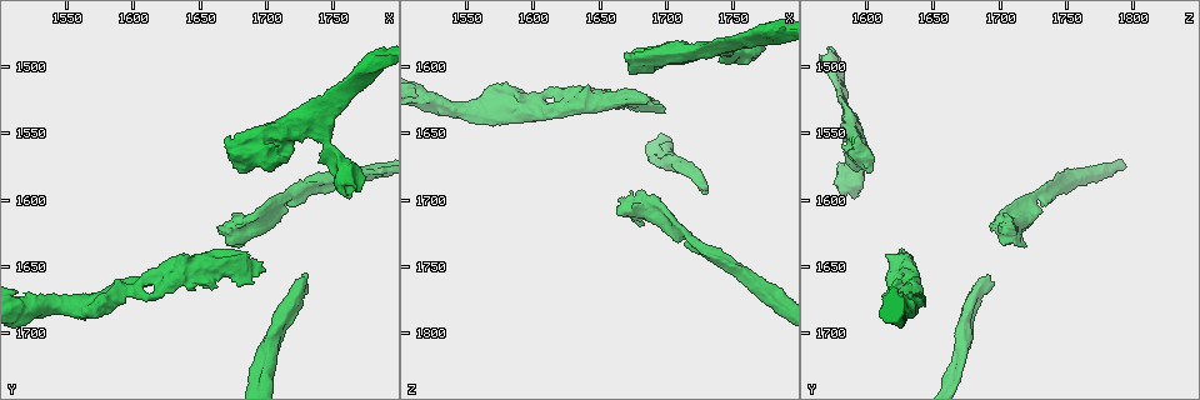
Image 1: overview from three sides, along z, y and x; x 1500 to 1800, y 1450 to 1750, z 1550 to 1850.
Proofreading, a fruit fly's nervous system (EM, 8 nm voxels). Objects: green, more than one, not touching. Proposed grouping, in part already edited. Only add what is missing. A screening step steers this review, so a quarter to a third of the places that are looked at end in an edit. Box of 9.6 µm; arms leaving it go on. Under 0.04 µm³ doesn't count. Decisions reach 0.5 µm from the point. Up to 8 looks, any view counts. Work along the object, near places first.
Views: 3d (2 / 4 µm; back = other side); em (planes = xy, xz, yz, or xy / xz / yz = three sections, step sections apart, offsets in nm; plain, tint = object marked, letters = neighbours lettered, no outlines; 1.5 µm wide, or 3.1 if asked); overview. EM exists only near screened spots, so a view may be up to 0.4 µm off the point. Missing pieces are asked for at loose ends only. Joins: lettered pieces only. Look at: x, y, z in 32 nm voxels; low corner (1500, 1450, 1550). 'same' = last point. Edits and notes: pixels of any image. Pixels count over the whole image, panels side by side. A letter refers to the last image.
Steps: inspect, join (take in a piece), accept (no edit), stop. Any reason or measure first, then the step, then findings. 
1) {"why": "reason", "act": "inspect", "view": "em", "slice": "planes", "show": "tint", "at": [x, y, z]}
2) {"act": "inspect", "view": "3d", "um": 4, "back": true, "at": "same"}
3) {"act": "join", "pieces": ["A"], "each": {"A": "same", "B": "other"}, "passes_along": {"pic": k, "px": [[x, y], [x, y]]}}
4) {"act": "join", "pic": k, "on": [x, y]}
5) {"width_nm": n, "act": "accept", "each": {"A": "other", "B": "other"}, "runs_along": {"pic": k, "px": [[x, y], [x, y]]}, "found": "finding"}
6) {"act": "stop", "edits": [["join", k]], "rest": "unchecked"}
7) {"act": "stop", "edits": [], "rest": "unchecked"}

{"why": "stops while still wide", "act": "inspect", "view": "em", "slice": "planes", "show": "plain", "at": [1670, 1552, 1596]}

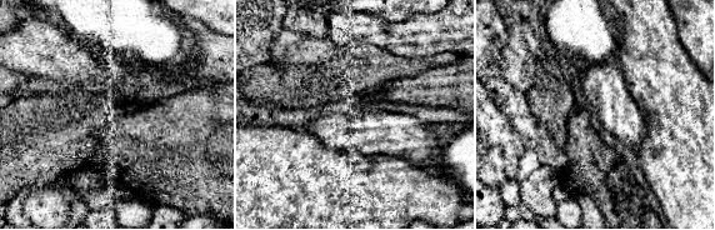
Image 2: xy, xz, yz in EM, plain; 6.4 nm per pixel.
{"act": "inspect", "view": "em", "slice": "planes", "show": "letters", "at": "same"}

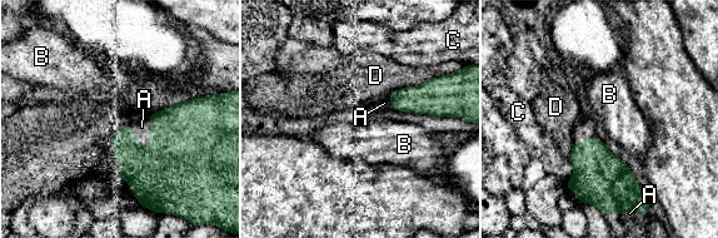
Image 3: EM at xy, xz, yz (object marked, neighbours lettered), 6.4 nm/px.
{"act": "accept", "each": {"A": "other", "B": "other", "C": "other", "D": "other"}, "found": "none of them fits"}

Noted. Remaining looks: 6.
{"why": "thin end", "act": "inspect", "view": "em", "slice": "xz", "step": 4, "show": "tint", "at": [1766, 1590, 1578]}

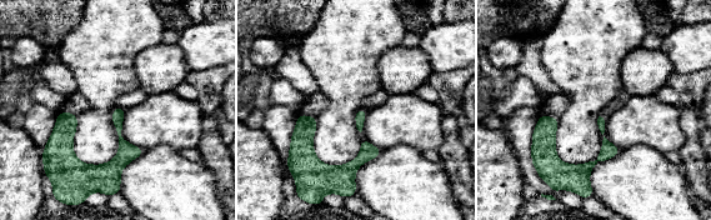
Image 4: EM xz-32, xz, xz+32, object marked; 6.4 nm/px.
{"act": "inspect", "view": "em", "slice": "planes", "show": "letters", "at": "same"}

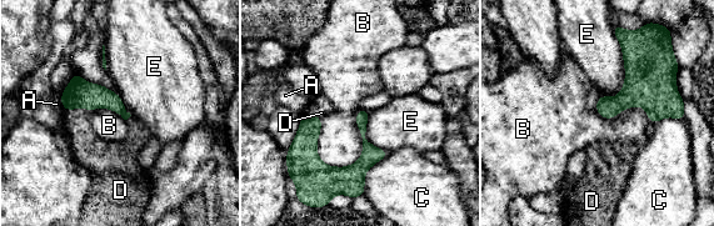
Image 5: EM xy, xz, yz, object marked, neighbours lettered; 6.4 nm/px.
{"act": "join", "pieces": ["D"], "each": {"A": "other", "B": "other", "C": "other", "D": "same", "E": "other"}, "found": "the neuron continues"}

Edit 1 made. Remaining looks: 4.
{"act": "inspect", "view": "overview"}

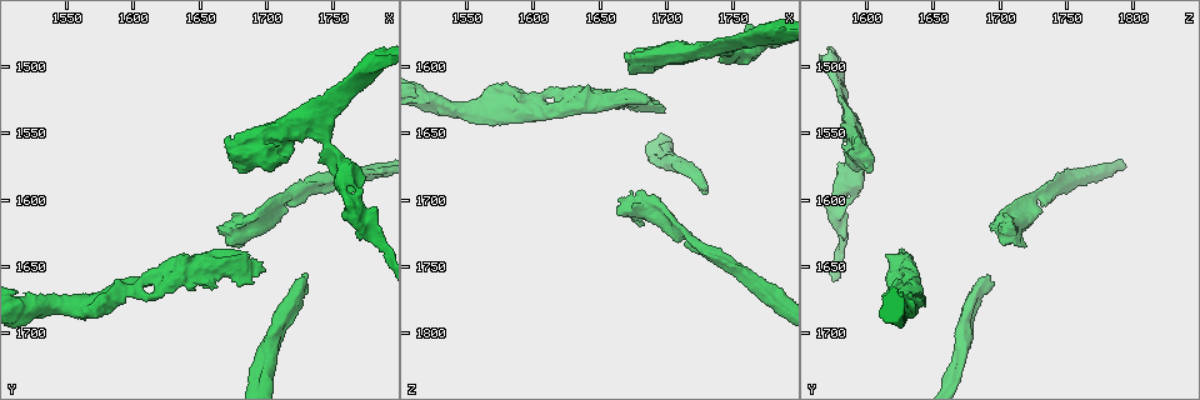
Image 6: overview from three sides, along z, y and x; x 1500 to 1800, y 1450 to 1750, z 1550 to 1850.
{"why": "free end", "act": "inspect", "view": "3d", "um": 2, "at": [1730, 1656, 1692]}

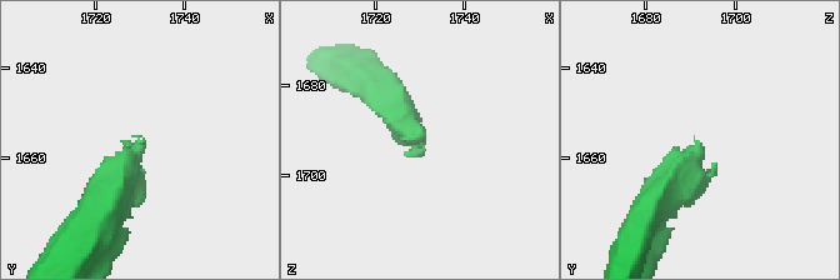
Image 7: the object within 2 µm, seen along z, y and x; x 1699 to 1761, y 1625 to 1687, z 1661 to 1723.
{"act": "inspect", "view": "em", "slice": "xy", "step": 4, "show": "tint", "at": [1731, 1656, 1692]}

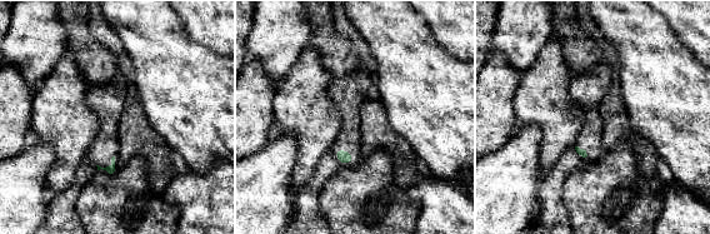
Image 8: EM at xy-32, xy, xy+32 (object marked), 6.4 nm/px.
{"act": "inspect", "view": "em", "slice": "planes", "show": "letters", "at": "same"}

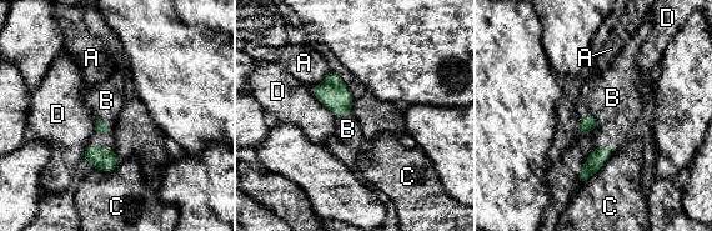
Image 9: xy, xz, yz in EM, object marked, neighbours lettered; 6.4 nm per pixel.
{"longest_contact_nm": ["C", 240], "act": "join", "pieces": ["B"], "each": {"A": "other", "B": "same", "C": "other", "D": "other"}, "passes_along": {"pic": 9, "px": [[100, 127], [105, 125], [106, 100]]}, "found": "it goes on there"}

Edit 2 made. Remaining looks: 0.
{"act": "stop", "edits": [["join", 5], ["join", 9]], "rest": "unchecked"}

